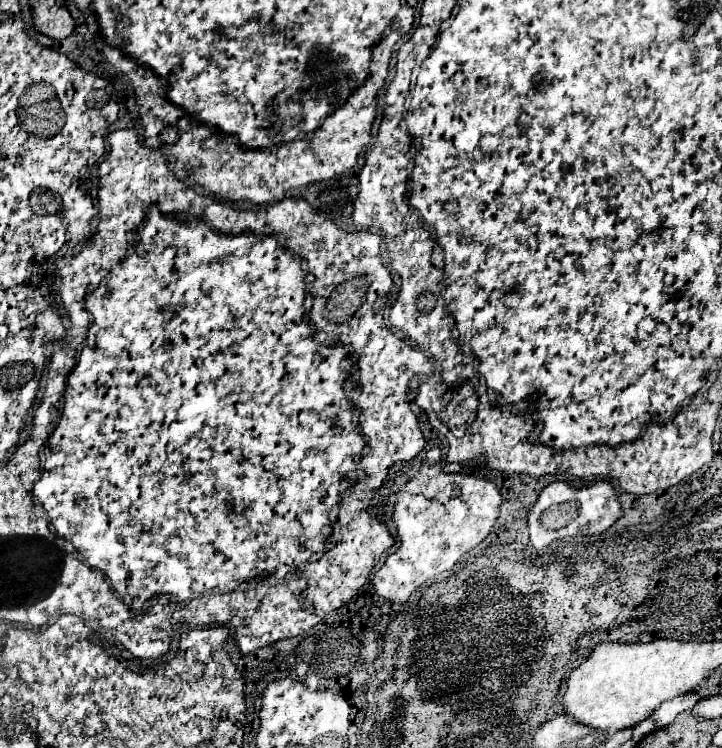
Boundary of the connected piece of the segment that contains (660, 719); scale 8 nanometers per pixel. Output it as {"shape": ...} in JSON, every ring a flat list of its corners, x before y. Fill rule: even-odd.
{"shape":[[694,693,678,695,678,697,674,697,674,699,664,701,658,709,652,711,652,715,650,715,648,719,652,719,652,721,656,723,656,727,662,729,662,727,670,725,670,723,676,719,676,715,680,715,682,711,692,709,692,705,696,705,698,701,700,701,700,695,694,695]]}

